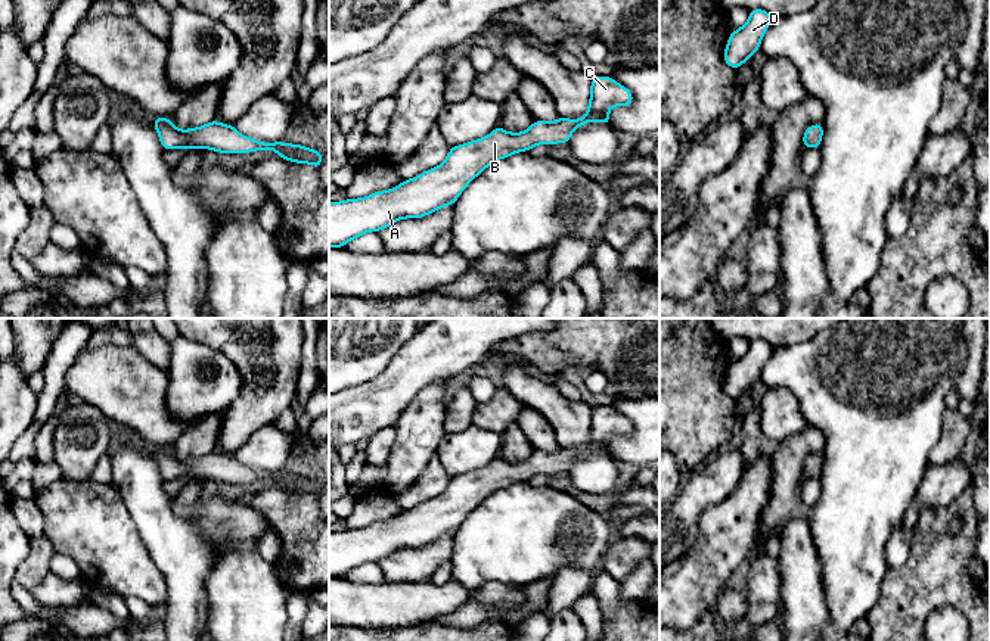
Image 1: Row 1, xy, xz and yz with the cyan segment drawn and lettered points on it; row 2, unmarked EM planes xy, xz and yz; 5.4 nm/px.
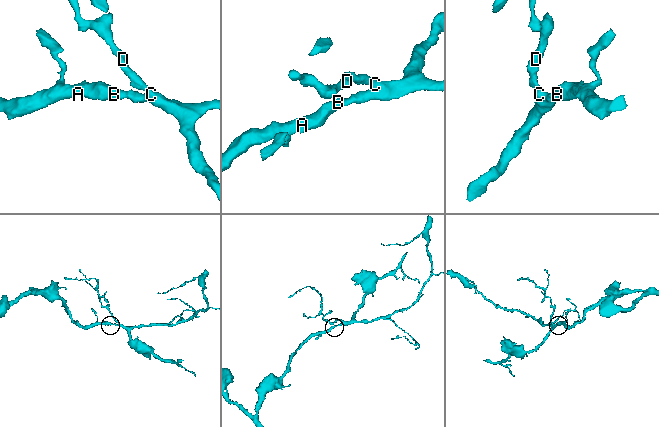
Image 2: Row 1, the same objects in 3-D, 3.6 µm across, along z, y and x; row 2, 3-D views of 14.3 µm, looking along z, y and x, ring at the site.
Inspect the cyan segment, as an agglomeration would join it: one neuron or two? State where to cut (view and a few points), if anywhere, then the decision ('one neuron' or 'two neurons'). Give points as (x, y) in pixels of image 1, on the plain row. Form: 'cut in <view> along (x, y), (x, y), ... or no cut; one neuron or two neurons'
no cut; one neuron

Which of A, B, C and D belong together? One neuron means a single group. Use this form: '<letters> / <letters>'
A B C D

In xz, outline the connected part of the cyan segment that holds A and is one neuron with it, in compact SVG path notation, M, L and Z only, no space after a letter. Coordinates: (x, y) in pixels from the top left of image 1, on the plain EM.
M611 407L592 408L590 432L583 448L558 448L555 452L534 451L524 463L508 463L502 457L487 467L453 476L443 494L391 520L373 522L367 528L329 532L329 578L390 557L403 548L422 548L446 535L454 535L465 517L493 492L536 474L568 473L577 457L589 451L609 452L611 436L629 436L633 424Z

